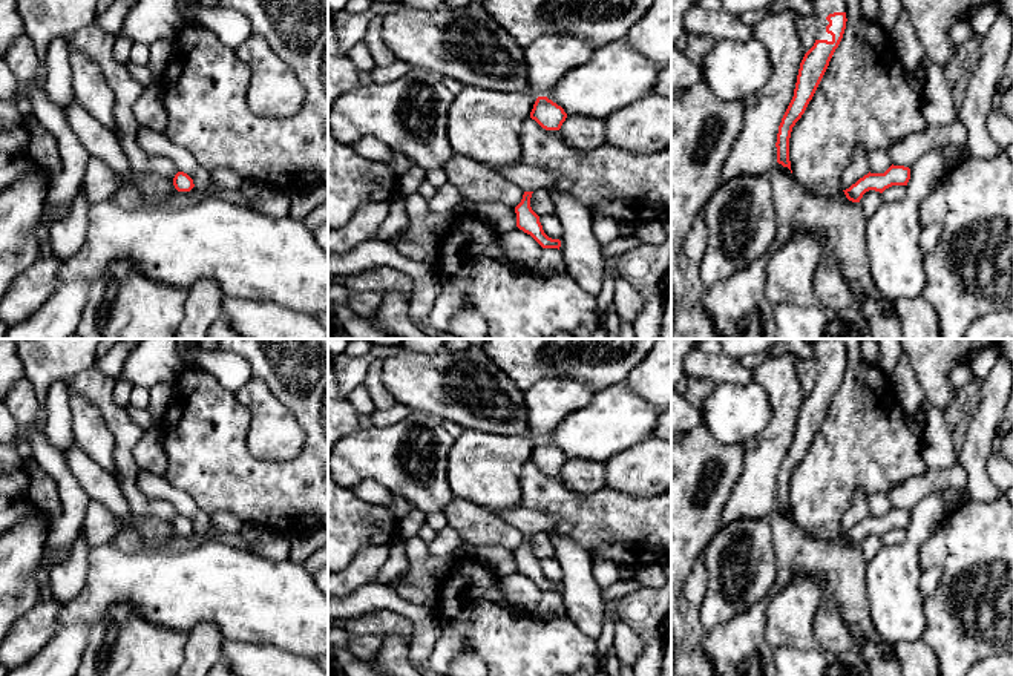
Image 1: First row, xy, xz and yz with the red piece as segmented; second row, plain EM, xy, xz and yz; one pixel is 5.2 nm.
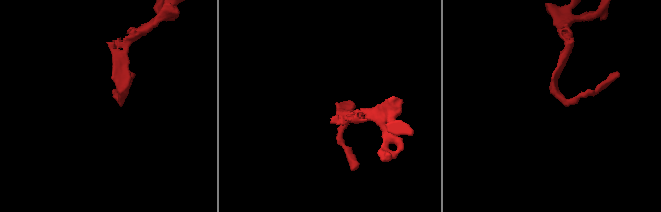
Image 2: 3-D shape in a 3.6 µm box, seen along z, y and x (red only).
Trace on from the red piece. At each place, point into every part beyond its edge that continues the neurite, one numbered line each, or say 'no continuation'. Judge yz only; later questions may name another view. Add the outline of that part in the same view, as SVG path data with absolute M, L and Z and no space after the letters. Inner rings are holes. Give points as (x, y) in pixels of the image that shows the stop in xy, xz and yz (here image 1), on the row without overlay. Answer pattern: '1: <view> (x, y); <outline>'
1: yz (825, 348); M820 339L812 343L814 359L818 362L817 383L832 385L832 379L826 376L829 365L826 360L834 356L844 356L846 346L841 339Z

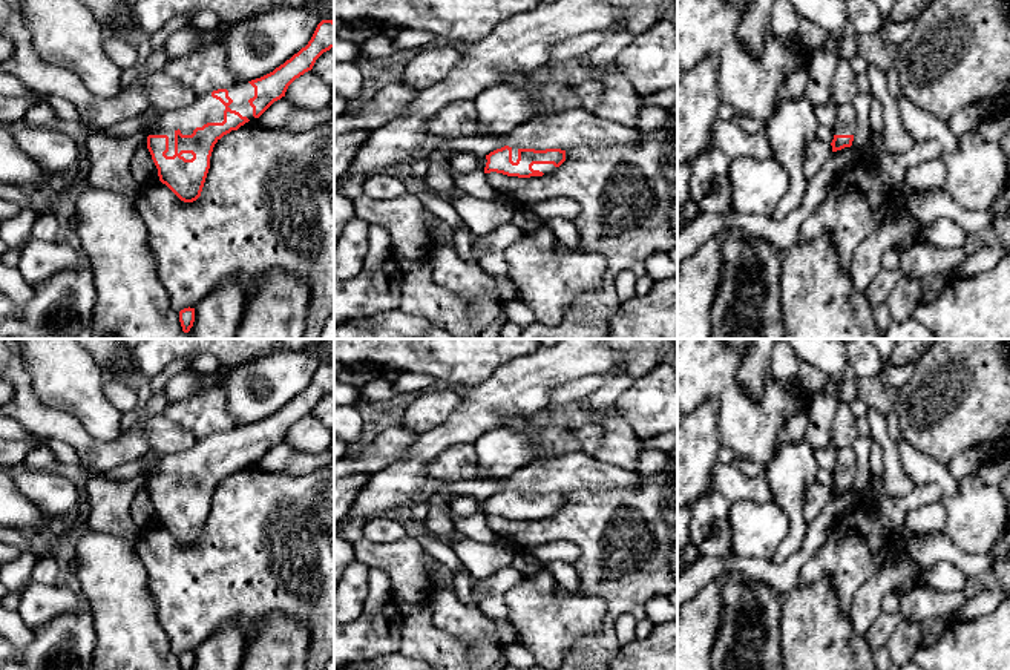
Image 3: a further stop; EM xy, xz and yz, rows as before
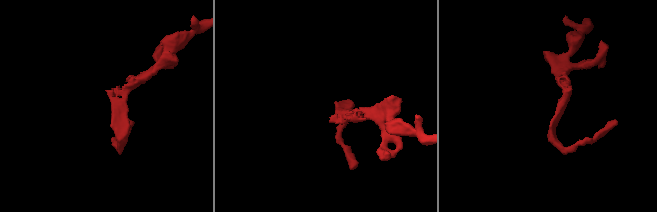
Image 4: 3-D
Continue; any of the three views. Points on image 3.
1: xy (206, 453); M205 437L198 440L196 445L182 454L166 454L156 458L156 461L141 471L141 475L147 478L167 478L169 495L167 500L175 498L175 475L179 472L182 478L192 478L196 471L202 471L207 466L222 466L225 449Z

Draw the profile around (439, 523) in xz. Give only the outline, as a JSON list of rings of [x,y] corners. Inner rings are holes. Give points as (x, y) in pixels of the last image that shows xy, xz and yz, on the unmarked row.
[[[475,478],[460,481],[444,481],[429,495],[431,512],[418,529],[449,543],[455,535],[455,526],[451,518],[451,501],[454,497],[467,495],[480,503],[490,495],[506,489],[504,480]]]

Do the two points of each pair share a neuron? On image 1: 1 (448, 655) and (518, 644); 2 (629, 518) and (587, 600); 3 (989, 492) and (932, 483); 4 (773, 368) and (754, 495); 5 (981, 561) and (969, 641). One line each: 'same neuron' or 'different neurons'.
1: same neuron
2: different neurons
3: different neurons
4: same neuron
5: same neuron

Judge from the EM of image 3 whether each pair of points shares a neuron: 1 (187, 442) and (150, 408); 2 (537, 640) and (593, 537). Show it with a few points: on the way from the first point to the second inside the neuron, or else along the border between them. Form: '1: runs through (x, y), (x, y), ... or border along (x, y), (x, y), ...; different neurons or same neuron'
1: border along (140, 407), (149, 414), (163, 414); different neurons
2: border along (561, 591), (564, 595), (596, 597); different neurons

